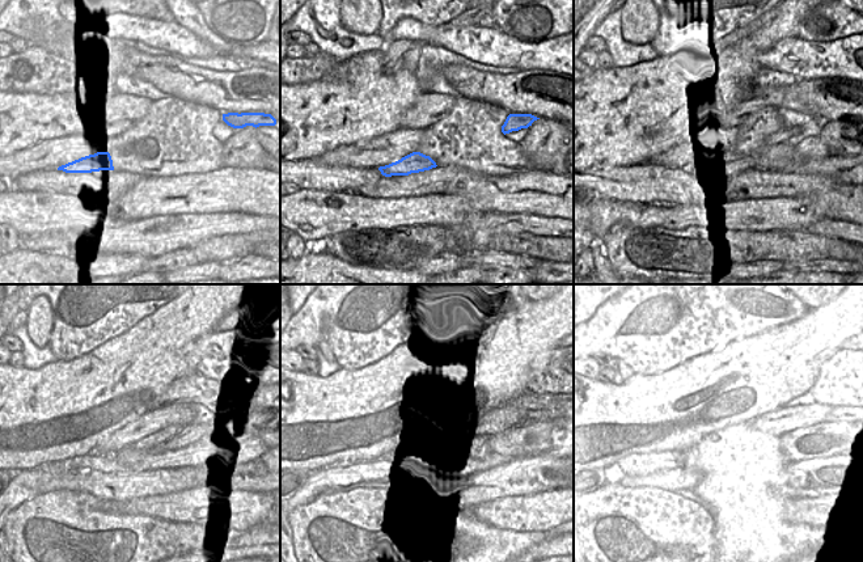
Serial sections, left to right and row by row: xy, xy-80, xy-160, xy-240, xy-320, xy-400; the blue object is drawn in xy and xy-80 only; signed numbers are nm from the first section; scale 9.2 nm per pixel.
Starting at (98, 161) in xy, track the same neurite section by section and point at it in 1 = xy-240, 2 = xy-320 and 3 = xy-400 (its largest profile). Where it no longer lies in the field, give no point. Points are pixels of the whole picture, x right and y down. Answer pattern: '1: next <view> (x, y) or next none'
1: next xy-240 (194, 444)
2: next xy-320 (524, 438)
3: next xy-400 (825, 439)

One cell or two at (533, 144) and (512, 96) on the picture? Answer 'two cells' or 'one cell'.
two cells

